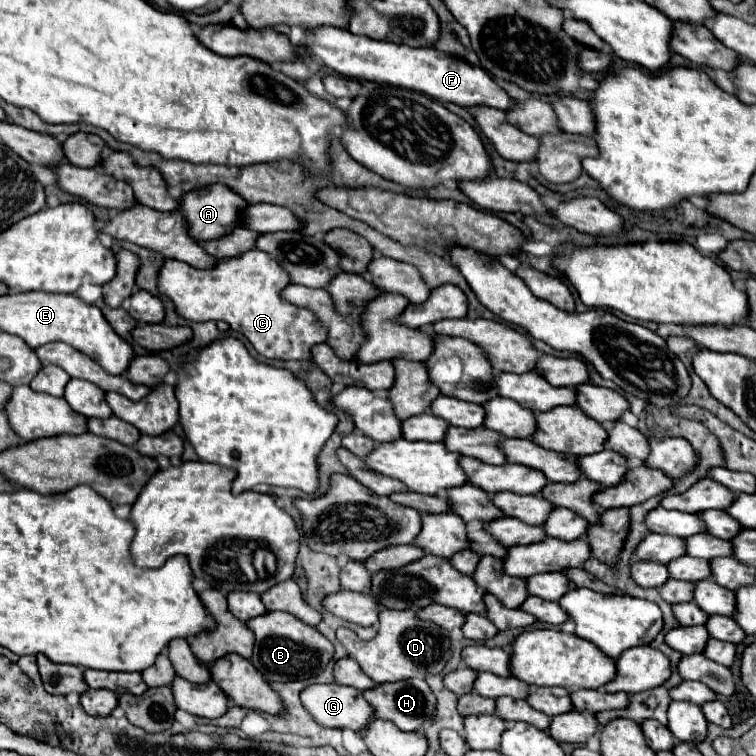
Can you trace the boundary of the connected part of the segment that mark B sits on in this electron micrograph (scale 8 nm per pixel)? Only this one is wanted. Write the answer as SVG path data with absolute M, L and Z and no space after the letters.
M284 611L264 613L252 621L246 621L246 625L256 635L256 645L250 661L270 683L310 679L312 675L318 675L328 665L334 653L334 645L322 633L318 633L314 627L298 621L294 615Z

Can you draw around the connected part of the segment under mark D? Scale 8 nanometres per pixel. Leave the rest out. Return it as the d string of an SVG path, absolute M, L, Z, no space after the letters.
M382 609L378 619L378 633L370 641L362 641L356 633L350 629L338 629L336 637L348 651L352 659L358 661L362 671L374 681L374 683L386 683L386 681L400 681L408 677L424 677L426 671L440 673L450 659L450 637L444 629L430 621L420 621L414 611L392 611Z

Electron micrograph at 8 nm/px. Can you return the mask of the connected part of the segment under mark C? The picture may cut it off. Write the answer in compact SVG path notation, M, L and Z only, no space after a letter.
M250 249L238 257L218 259L218 263L212 269L194 269L186 263L164 259L162 267L158 269L158 291L166 295L180 317L188 321L226 321L230 323L230 329L242 333L252 347L268 357L268 359L310 359L310 347L316 343L326 341L326 329L316 323L314 315L308 309L300 309L292 303L286 303L280 299L280 291L290 285L288 273L278 265L276 259L272 259L268 253Z

